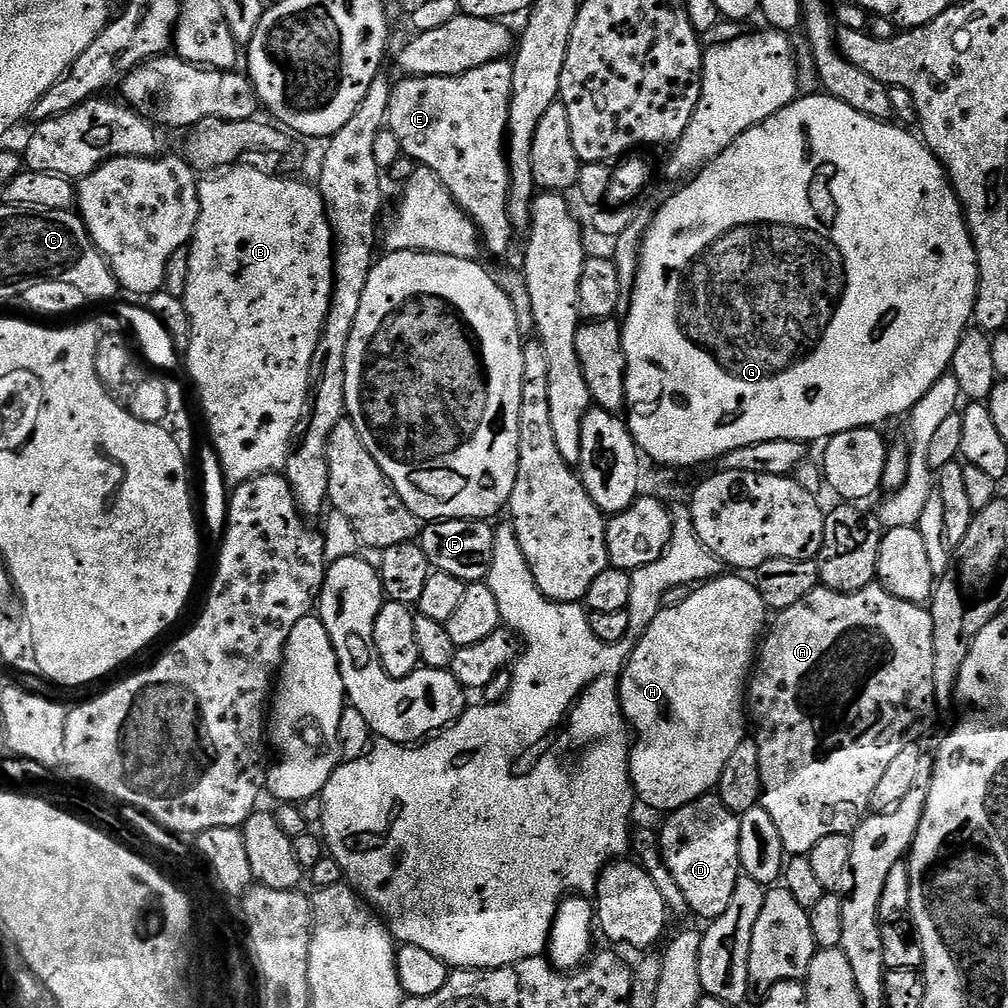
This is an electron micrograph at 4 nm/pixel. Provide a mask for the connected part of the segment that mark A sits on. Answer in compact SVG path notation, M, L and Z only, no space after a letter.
M873 582L857 592L835 592L823 586L810 590L802 602L794 602L786 610L775 613L766 635L758 648L754 667L746 685L746 712L750 724L756 727L754 739L758 746L758 762L762 770L762 790L759 807L770 814L770 819L782 838L782 846L788 856L807 856L830 834L847 836L869 815L872 795L882 779L882 773L890 767L890 761L906 746L920 742L936 720L936 691L934 690L934 622L927 607L911 604Z

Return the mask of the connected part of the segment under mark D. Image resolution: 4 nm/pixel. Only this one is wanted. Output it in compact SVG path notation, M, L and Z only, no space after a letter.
M719 795L700 796L667 817L664 829L658 832L660 855L670 870L678 890L682 890L689 913L701 916L704 922L726 914L734 886L740 881L740 816L731 812Z

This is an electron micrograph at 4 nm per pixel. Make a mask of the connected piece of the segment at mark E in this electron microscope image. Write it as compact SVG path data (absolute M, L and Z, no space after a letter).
M507 59L495 60L486 66L478 66L474 70L464 72L460 76L414 76L404 78L400 85L393 87L390 94L390 106L388 107L388 118L386 121L387 131L394 134L400 143L400 151L403 155L415 160L421 168L428 168L446 186L446 190L454 198L454 202L461 208L467 216L472 217L476 224L476 229L480 231L480 239L483 247L488 248L494 255L500 256L512 244L514 229L508 217L508 187L510 178L508 177L508 158L506 155L506 133L508 131L508 111L510 110L512 82L512 64Z

